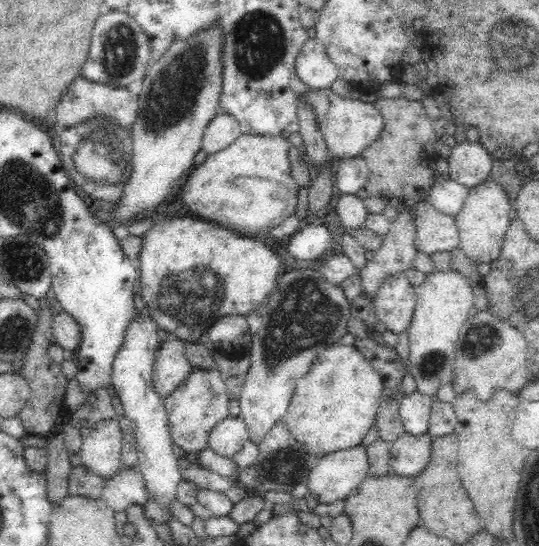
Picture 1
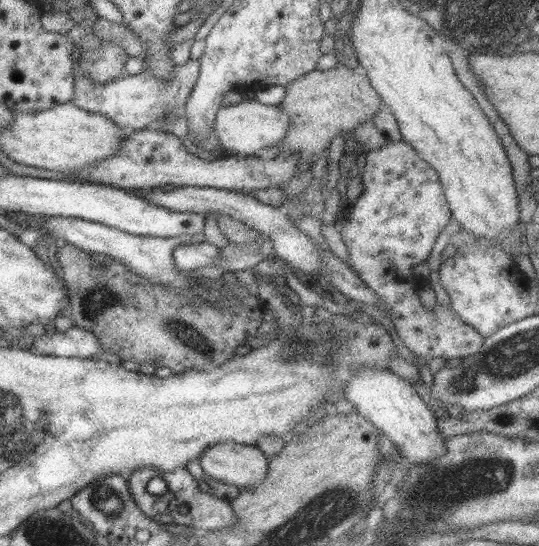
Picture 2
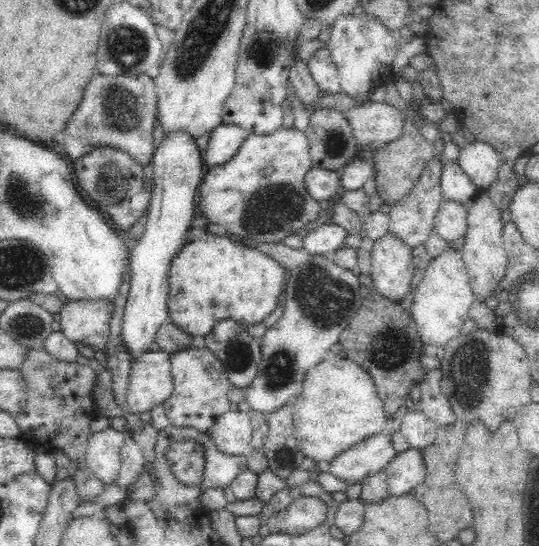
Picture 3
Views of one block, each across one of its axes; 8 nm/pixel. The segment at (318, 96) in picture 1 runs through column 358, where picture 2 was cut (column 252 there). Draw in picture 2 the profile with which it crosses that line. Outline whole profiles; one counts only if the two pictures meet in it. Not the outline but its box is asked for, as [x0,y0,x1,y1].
[213,99,289,159]

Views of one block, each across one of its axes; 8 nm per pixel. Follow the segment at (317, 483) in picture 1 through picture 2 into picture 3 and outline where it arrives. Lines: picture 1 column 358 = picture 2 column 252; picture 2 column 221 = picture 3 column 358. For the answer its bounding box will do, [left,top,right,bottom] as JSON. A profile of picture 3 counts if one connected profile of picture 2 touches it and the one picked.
[329,433,395,485]

